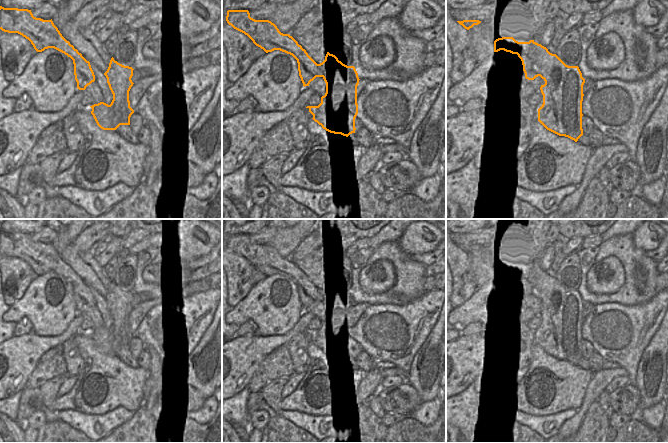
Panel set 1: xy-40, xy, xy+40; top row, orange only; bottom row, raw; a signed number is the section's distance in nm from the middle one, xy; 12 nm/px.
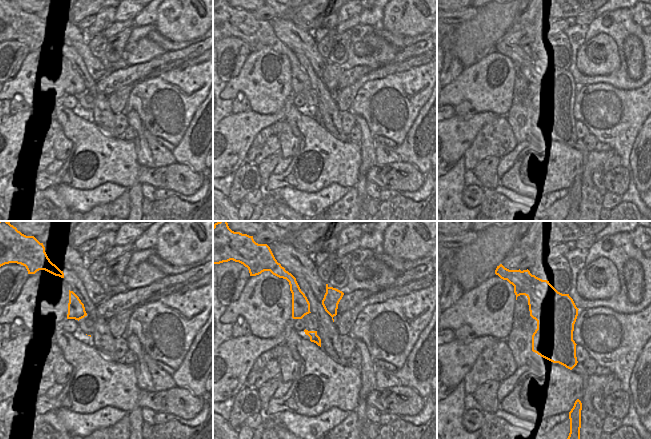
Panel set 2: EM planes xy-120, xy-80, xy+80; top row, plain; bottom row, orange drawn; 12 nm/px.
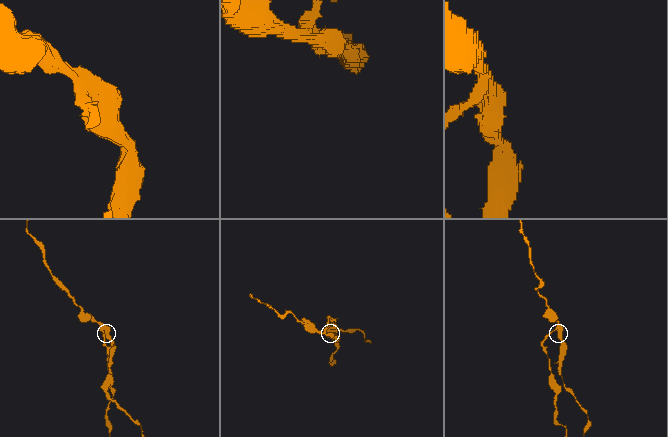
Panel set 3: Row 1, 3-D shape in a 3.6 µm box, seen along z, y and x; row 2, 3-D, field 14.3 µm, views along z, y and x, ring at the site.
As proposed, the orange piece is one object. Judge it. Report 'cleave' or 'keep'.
cleave

